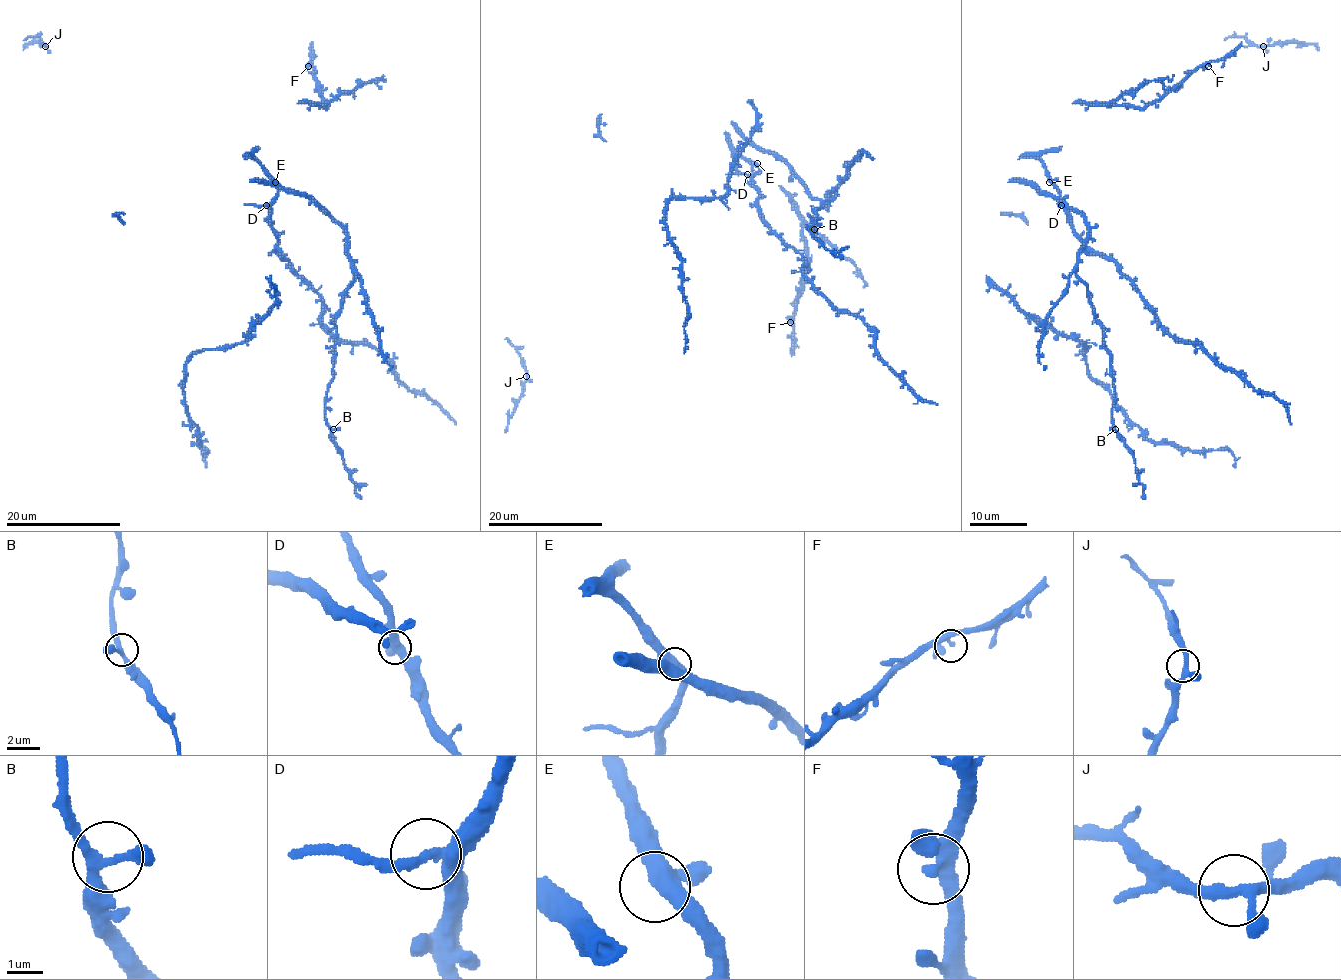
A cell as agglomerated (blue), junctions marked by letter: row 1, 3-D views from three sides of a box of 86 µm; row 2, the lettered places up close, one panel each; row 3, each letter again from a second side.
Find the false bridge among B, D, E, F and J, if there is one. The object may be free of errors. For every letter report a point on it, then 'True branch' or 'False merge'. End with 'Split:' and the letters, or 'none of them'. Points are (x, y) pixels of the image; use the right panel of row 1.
B: Place: (1115, 429). True branch
D: Place: (1061, 205). False merge
E: Place: (1049, 182). True branch
F: Place: (1208, 66). True branch
J: Place: (1263, 46). True branch
Split: D

